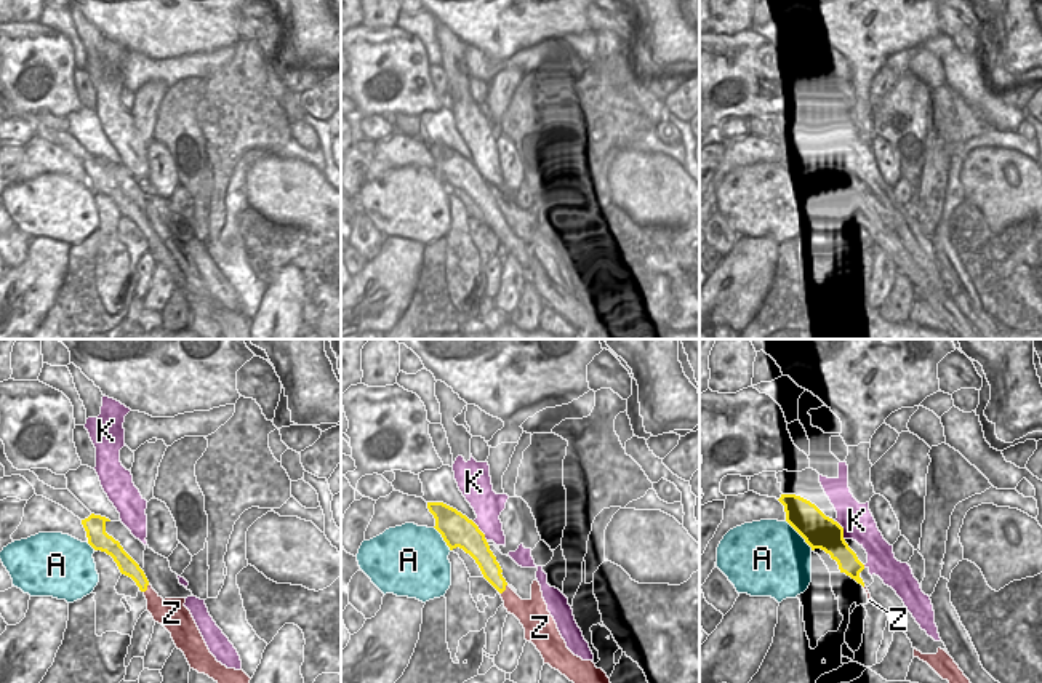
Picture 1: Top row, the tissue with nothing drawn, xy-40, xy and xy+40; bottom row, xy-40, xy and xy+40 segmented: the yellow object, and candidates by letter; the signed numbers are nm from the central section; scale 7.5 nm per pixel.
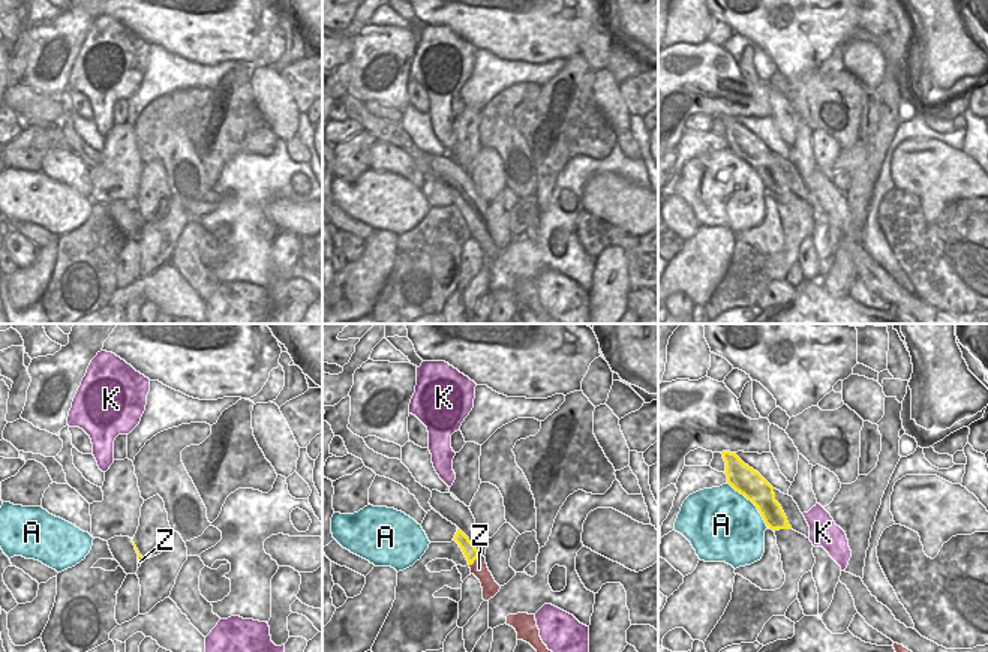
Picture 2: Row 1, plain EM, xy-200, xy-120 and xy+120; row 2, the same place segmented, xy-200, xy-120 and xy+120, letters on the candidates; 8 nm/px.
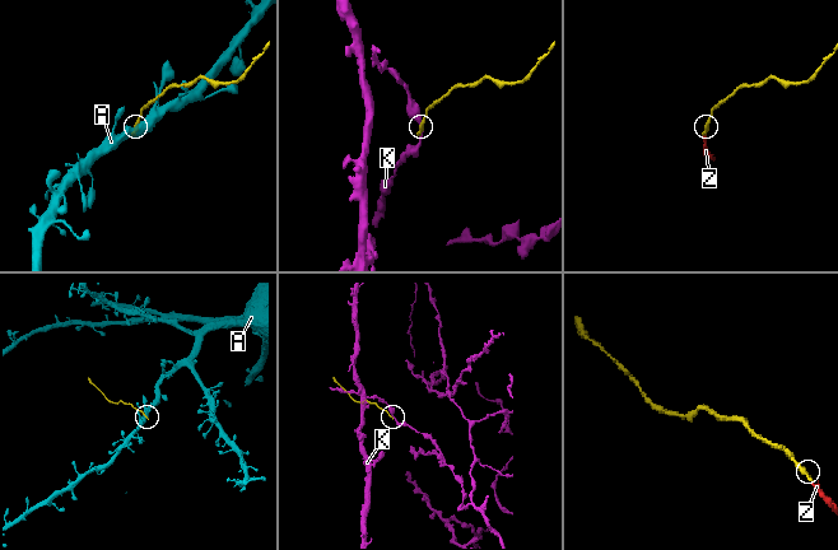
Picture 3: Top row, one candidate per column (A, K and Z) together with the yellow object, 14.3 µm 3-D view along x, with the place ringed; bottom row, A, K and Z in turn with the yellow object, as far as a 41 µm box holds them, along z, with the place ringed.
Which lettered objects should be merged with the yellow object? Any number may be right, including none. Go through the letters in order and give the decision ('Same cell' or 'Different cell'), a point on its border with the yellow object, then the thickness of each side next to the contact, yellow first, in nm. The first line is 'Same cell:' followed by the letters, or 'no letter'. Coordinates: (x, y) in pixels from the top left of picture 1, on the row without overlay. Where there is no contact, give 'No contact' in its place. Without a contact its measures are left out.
Same cell: no letter
A: Different cell. Touches yellow at xy+40 (799, 175). Thickness 260 nm (yellow) against 500 nm
K: Different cell. Touches yellow at xy+40 (842, 171). Thickness 260 nm (yellow) against 240 nm
Z: Different cell. Touches yellow at xy (504, 231). Thickness 150 nm (yellow) against 190 nm

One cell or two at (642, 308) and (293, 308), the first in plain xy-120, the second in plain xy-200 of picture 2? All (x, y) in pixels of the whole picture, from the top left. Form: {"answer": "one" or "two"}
{"answer": "two"}

